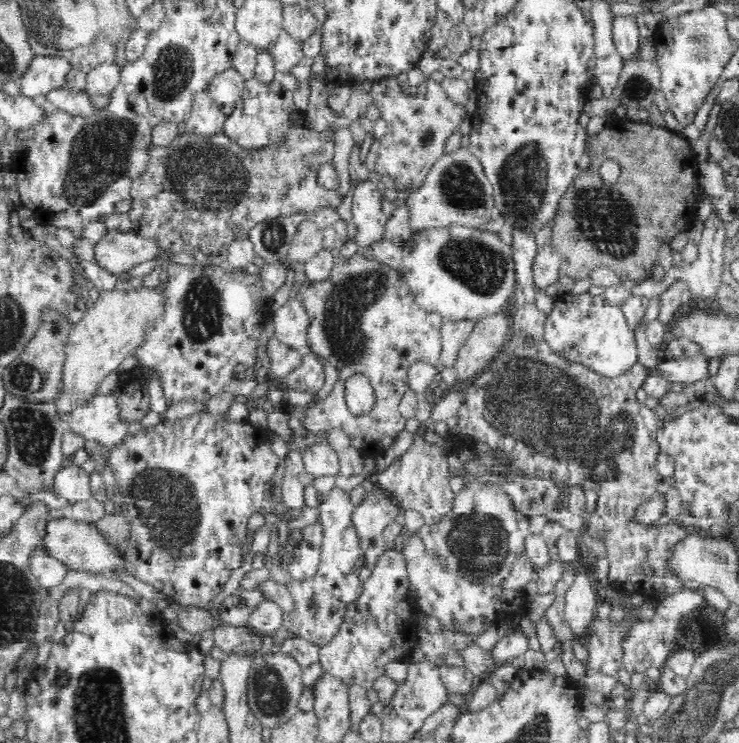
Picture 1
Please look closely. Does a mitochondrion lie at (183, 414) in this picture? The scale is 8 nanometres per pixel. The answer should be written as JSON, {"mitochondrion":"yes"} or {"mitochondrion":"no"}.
{"mitochondrion":"no"}

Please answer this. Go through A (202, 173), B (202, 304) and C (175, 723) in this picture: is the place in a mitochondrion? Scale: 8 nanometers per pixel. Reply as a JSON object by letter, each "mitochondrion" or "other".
{"A":"mitochondrion","B":"mitochondrion","C":"other"}

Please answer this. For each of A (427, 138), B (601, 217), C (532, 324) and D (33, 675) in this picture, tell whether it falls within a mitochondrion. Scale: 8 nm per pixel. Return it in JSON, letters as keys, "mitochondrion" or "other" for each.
{"A":"mitochondrion","B":"mitochondrion","C":"other","D":"other"}

